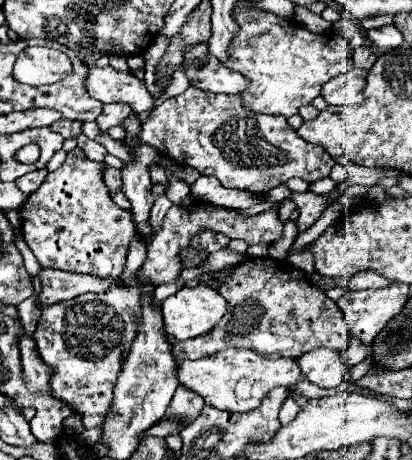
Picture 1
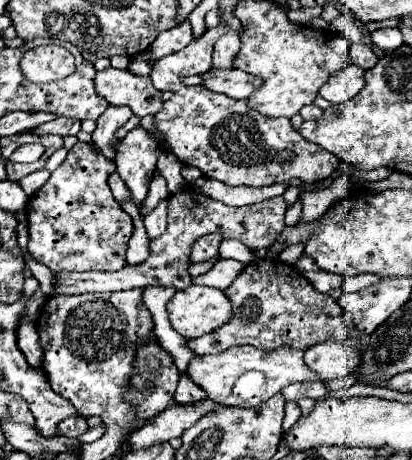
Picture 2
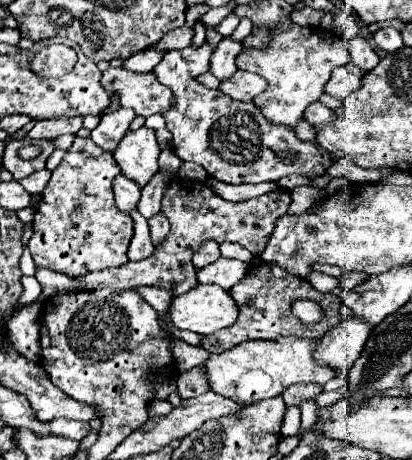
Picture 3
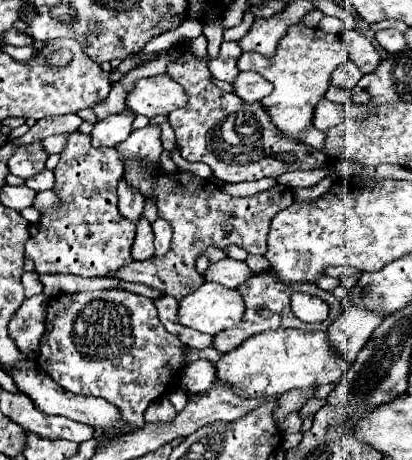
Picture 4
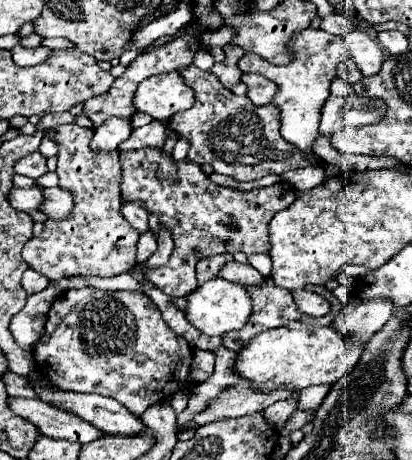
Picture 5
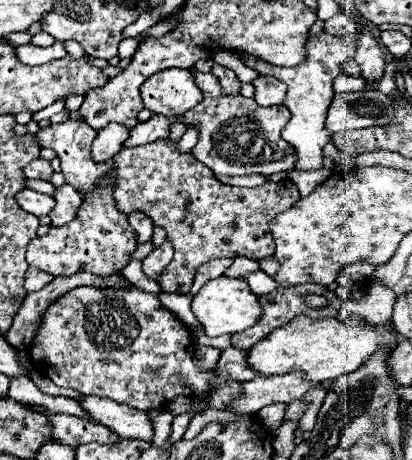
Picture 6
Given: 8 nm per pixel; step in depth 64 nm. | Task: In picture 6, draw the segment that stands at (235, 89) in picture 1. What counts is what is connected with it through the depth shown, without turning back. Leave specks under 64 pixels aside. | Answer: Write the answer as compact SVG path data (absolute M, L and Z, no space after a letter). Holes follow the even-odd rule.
M262 76L262 78L256 78L252 84L256 86L254 100L260 106L274 106L274 104L278 106L278 104L284 104L286 86L284 86L282 80L272 78L272 76Z

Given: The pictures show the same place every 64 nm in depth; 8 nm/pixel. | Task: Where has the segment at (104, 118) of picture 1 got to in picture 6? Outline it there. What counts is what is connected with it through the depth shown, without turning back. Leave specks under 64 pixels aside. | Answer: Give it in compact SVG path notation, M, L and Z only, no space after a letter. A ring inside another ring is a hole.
M108 124L102 128L92 144L92 158L94 162L108 162L112 160L124 146L128 138L128 128L120 124Z

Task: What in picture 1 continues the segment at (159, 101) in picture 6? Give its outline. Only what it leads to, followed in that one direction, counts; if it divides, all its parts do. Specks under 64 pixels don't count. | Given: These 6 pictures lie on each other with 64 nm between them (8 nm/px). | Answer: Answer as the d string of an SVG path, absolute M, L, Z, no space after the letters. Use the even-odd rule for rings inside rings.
M90 66L88 94L104 104L126 102L134 114L150 112L154 108L154 96L148 92L144 80L136 78L132 72L118 72L112 66Z

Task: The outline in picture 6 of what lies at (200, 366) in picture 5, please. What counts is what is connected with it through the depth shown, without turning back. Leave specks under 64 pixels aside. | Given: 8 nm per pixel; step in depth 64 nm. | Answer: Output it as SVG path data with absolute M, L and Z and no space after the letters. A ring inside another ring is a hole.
M198 346L194 352L196 364L200 364L200 368L214 368L220 358L220 352L222 350L218 350L214 346Z

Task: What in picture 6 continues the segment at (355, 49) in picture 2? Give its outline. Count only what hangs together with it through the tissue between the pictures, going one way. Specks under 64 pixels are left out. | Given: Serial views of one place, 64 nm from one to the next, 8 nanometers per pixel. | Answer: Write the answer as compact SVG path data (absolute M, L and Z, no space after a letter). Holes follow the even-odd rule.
M358 34L358 50L354 58L360 64L362 78L366 80L368 86L382 80L386 58L380 44L370 34Z

